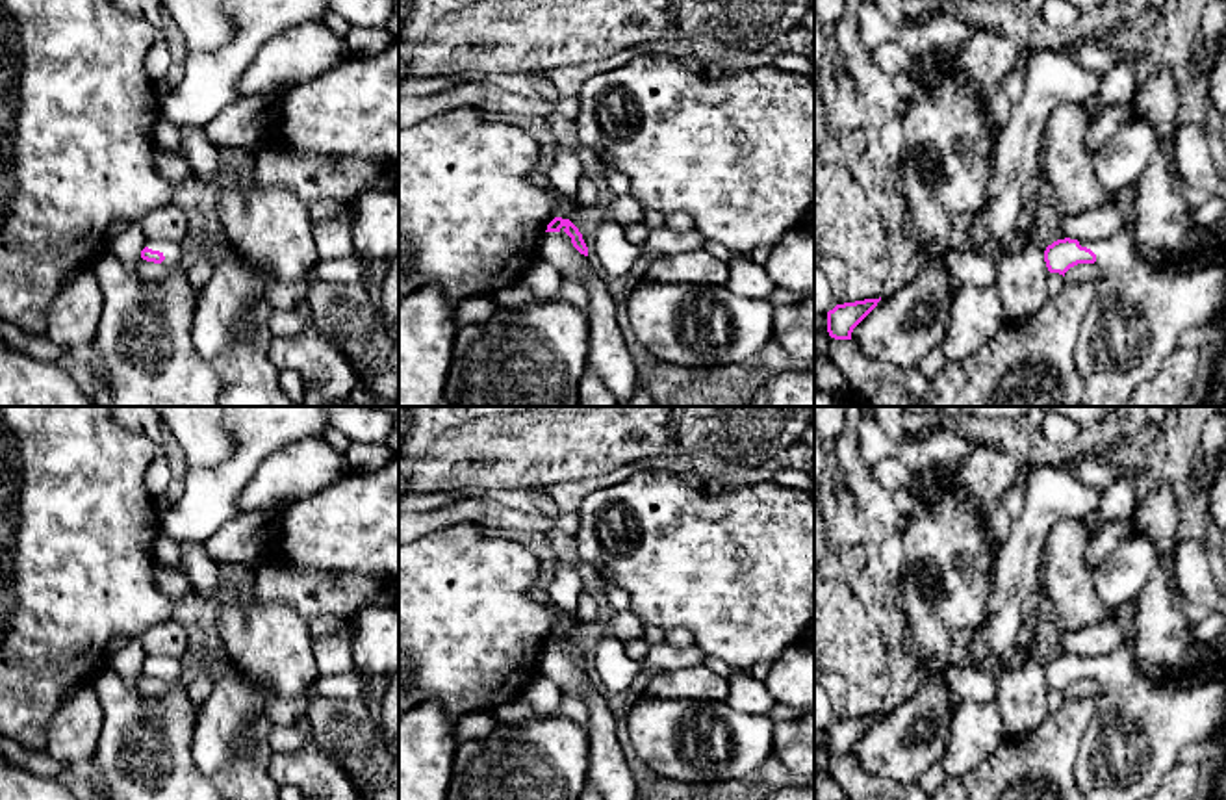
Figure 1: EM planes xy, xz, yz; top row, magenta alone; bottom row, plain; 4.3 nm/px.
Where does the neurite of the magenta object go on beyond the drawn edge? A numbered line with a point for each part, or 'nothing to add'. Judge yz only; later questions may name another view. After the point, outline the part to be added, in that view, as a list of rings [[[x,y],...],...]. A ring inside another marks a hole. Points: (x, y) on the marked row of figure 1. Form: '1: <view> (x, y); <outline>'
1: yz (1143, 307); [[[1226,213],[1206,230],[1200,251],[1178,262],[1139,254],[1128,228],[1079,245],[1096,254],[1094,264],[1102,271],[1094,280],[1096,299],[1081,323],[1081,345],[1074,353],[1085,382],[1081,406],[1126,406],[1135,388],[1152,381],[1180,349],[1189,329],[1219,327],[1226,340]]]

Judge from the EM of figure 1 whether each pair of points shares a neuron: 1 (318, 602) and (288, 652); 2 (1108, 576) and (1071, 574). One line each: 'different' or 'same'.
1: different
2: different

